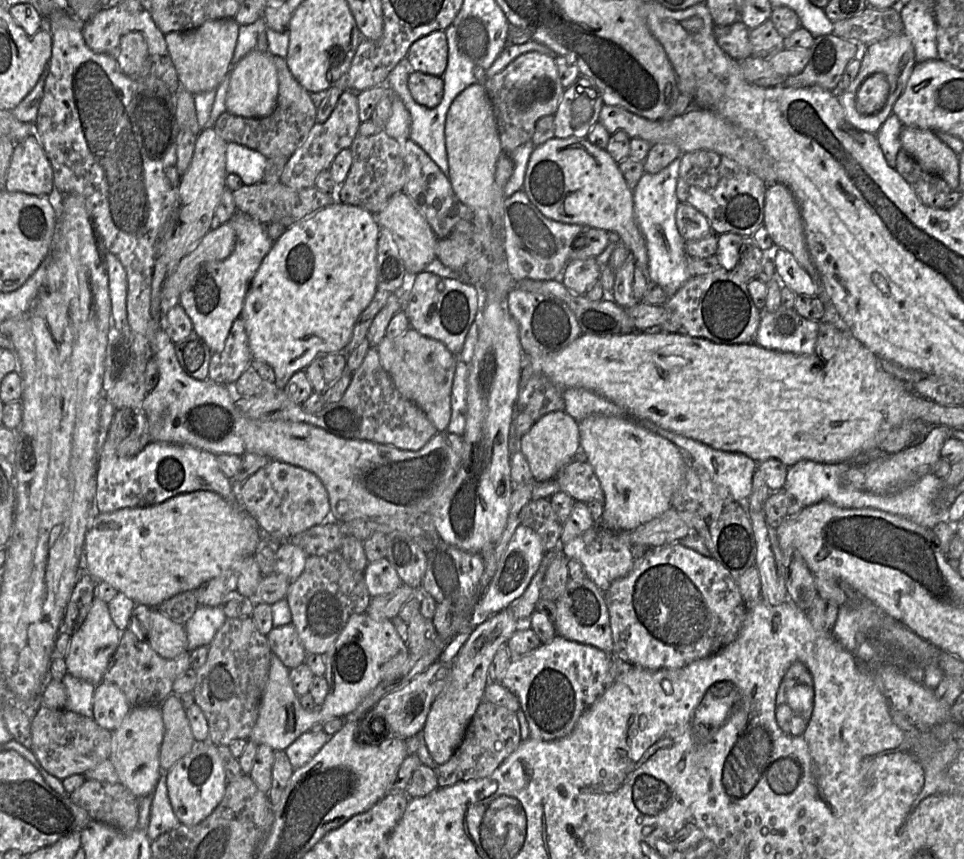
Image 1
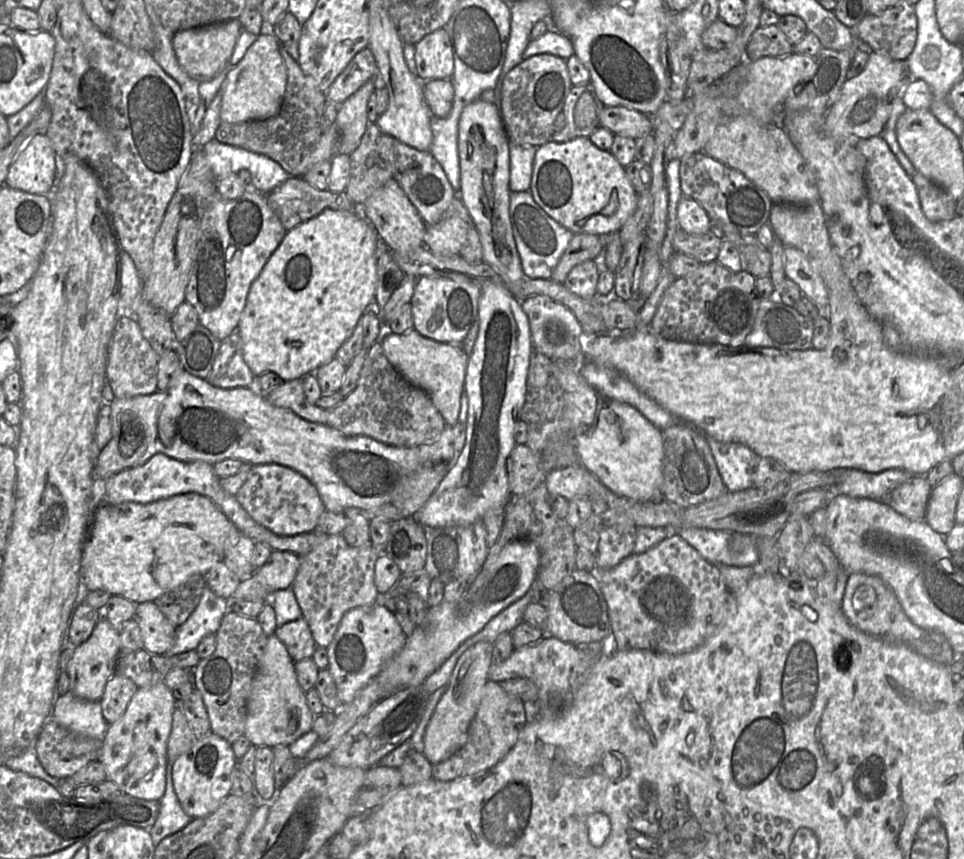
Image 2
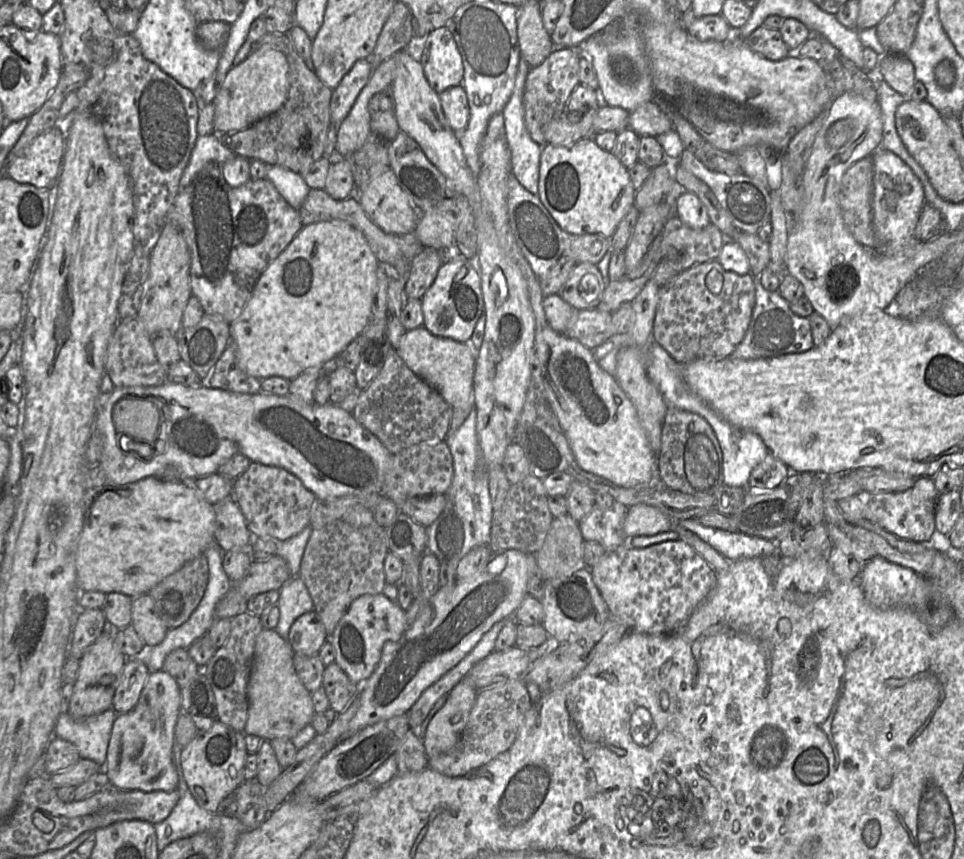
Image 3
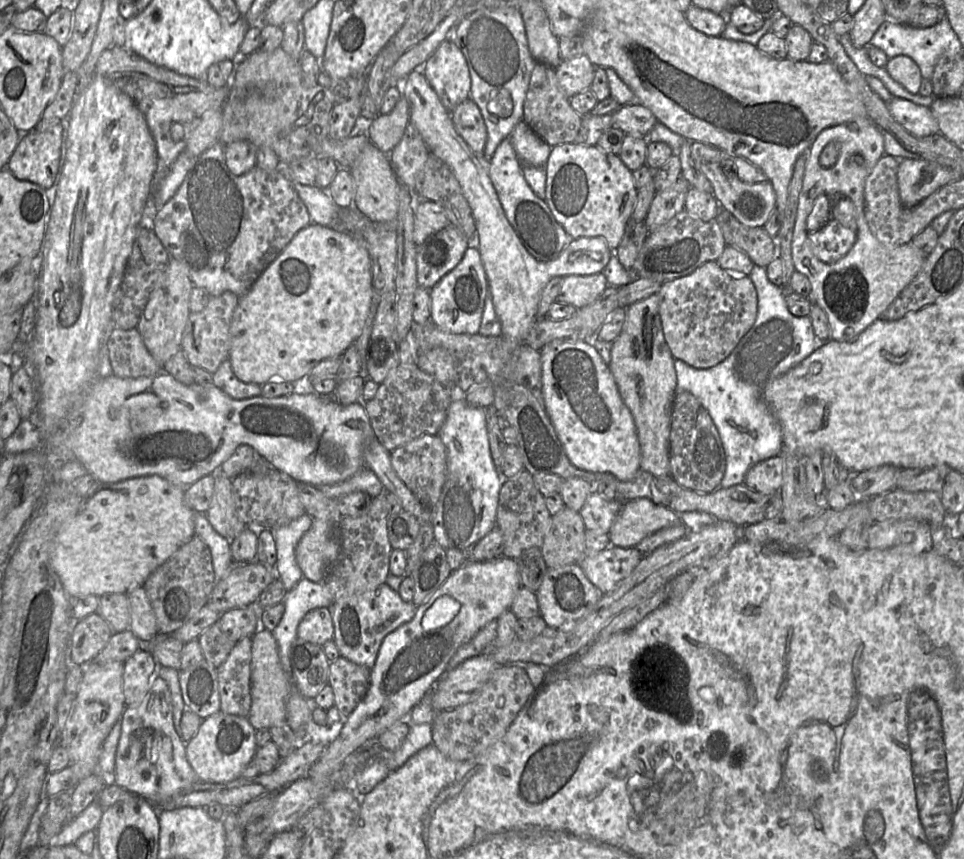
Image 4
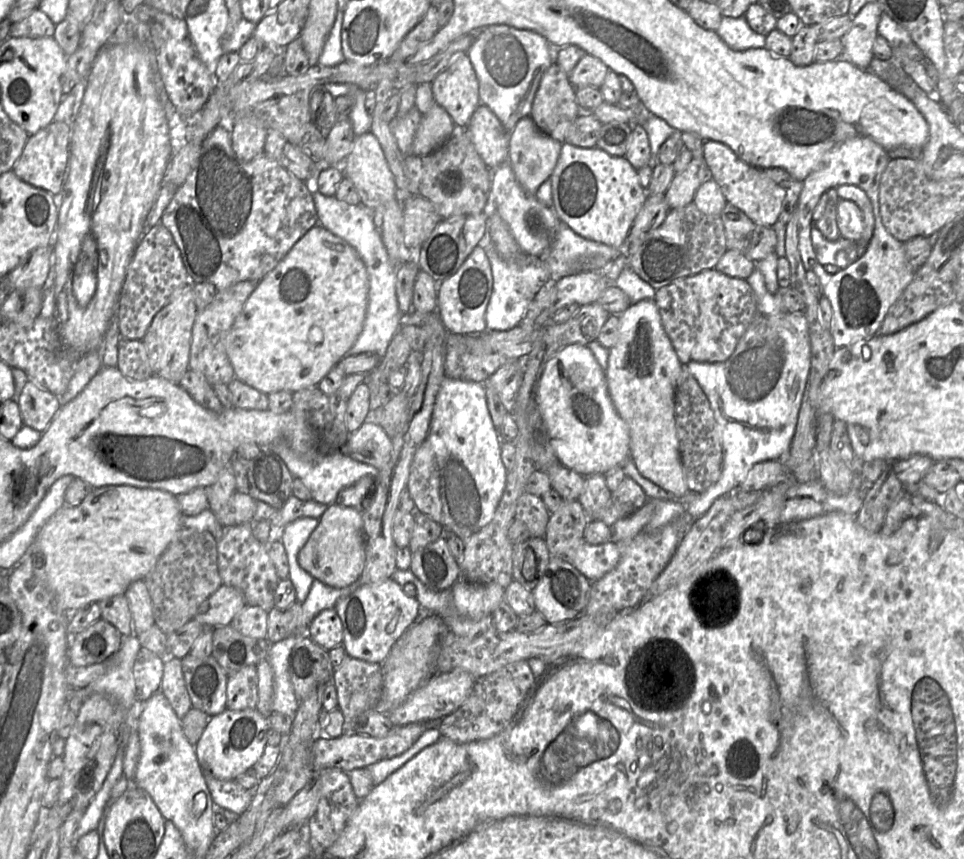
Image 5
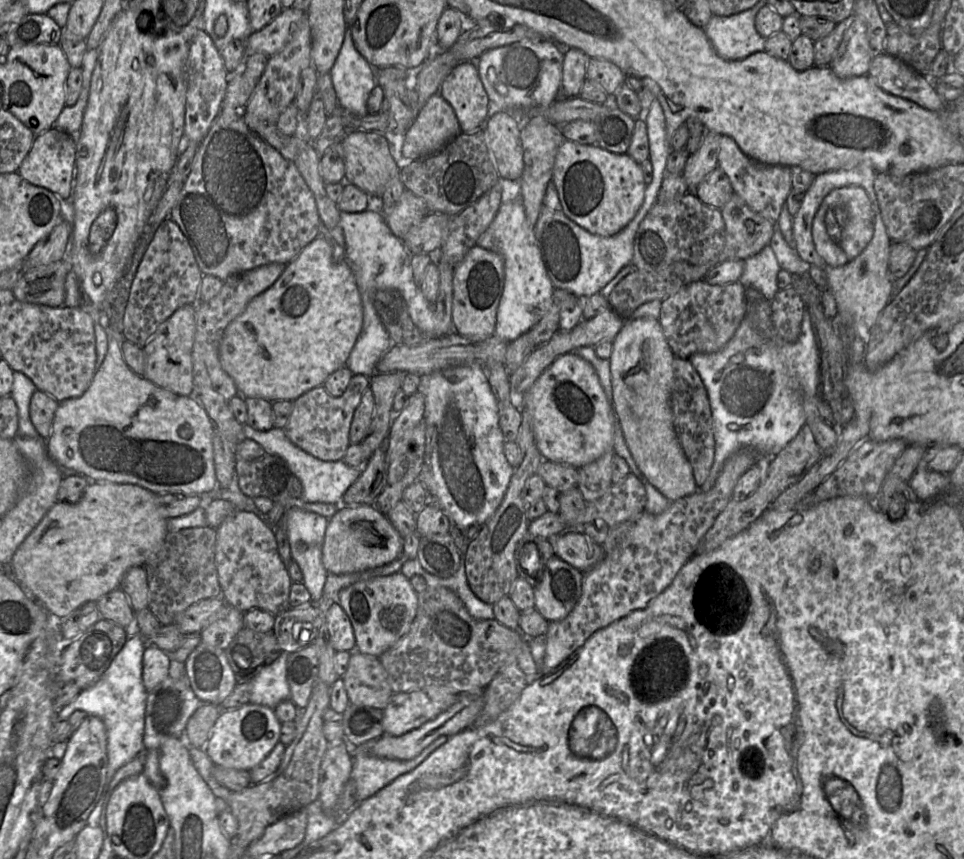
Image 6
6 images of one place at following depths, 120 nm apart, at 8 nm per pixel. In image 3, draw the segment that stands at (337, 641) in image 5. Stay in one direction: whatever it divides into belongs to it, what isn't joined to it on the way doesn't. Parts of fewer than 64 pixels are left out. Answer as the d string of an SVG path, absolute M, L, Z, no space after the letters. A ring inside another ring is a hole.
M315 611L298 617L289 629L287 642L294 653L317 655L329 639L320 617Z

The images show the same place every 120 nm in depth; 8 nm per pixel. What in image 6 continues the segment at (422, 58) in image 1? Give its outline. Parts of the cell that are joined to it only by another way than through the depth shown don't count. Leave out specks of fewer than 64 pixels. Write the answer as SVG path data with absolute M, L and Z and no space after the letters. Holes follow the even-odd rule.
M462 61L442 82L438 92L454 109L461 132L475 132L489 117L489 97L474 61Z

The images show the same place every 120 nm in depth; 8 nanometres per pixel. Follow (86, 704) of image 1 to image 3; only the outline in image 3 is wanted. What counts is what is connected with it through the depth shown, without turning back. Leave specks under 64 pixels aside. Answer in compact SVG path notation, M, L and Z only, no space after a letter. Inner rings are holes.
M112 708L83 719L73 719L68 712L60 713L54 736L71 743L82 759L92 760L104 770L113 723L118 715Z

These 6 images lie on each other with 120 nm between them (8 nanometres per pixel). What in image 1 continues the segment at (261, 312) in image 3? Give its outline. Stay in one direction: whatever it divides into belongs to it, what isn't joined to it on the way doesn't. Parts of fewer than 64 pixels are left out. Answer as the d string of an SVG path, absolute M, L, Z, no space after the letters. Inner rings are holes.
M337 201L296 222L287 228L279 239L273 243L271 250L263 259L250 283L241 317L245 322L252 358L262 360L272 367L275 374L274 385L277 388L283 389L295 372L305 370L317 357L341 353L350 342L358 317L369 306L377 291L377 245L380 229L381 227L375 215L369 211L361 207Z

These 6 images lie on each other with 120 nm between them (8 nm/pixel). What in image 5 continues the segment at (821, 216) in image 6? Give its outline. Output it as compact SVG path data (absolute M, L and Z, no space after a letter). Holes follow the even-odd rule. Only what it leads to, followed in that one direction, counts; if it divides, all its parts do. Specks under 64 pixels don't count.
M813 218L811 222L811 240L817 261L830 273L847 268L858 259L858 240L852 240L840 235L837 240L829 240L815 227Z

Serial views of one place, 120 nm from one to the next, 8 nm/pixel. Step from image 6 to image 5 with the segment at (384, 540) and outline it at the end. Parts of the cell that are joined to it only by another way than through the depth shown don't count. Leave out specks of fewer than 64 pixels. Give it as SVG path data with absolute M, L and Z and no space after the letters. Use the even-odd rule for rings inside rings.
M337 503L327 506L319 523L298 553L298 564L312 578L334 588L355 583L365 567L365 536L362 509Z

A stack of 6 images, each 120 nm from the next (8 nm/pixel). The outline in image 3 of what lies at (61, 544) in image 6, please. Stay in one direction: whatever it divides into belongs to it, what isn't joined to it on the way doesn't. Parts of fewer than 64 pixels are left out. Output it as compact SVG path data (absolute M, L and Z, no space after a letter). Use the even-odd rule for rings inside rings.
M146 477L124 486L104 486L88 505L76 551L77 587L80 592L122 593L131 598L148 593L165 577L215 543L215 507L191 482Z

